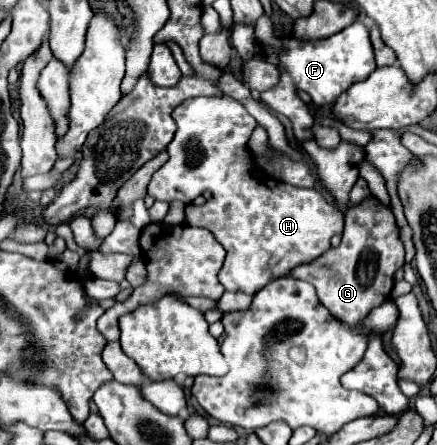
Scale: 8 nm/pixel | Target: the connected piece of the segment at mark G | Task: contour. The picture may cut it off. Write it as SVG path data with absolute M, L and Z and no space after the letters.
M374 195L362 203L348 207L344 215L344 237L338 247L332 247L320 259L296 267L290 275L314 285L320 303L334 315L350 325L356 325L362 315L390 297L394 273L404 265L404 243L400 227L392 211Z

